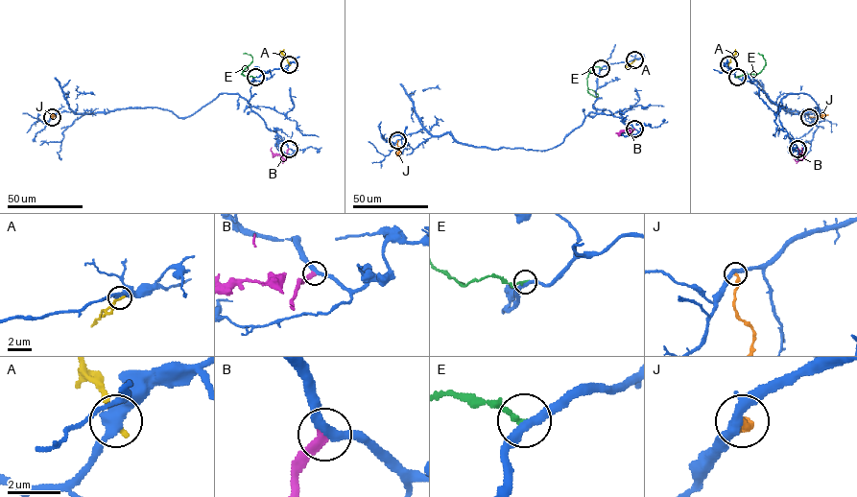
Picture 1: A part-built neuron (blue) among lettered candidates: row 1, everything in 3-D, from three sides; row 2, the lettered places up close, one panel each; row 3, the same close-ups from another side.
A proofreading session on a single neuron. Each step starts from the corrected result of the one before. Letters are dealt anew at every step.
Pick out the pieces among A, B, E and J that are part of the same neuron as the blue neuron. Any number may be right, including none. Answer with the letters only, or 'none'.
B

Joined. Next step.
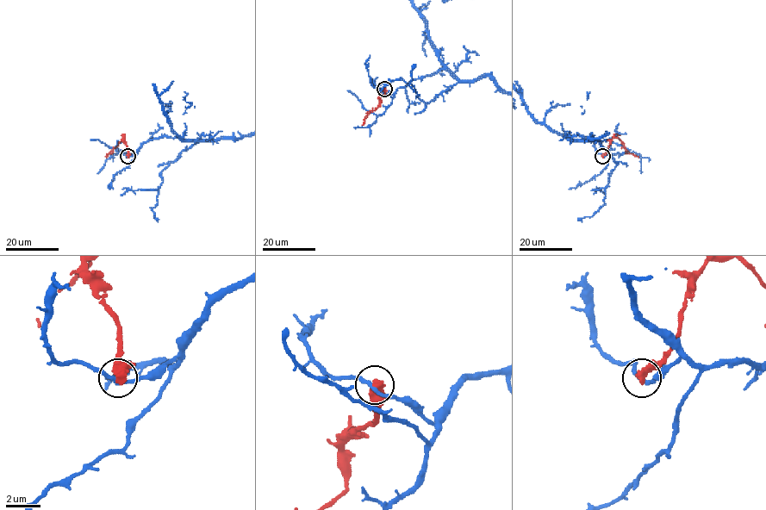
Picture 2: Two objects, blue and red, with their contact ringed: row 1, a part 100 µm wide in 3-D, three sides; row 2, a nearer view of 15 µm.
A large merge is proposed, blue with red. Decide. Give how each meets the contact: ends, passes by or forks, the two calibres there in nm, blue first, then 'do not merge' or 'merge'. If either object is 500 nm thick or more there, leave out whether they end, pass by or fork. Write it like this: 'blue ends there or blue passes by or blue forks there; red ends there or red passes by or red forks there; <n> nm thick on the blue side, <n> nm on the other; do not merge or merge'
240 nm thick on the blue side, 550 nm on the other; do not merge

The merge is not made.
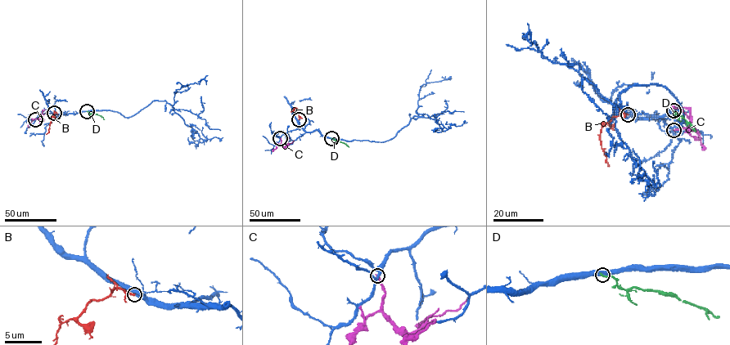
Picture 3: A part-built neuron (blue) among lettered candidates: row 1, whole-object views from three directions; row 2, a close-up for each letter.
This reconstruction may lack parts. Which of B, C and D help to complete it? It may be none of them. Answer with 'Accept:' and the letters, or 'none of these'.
Accept: B

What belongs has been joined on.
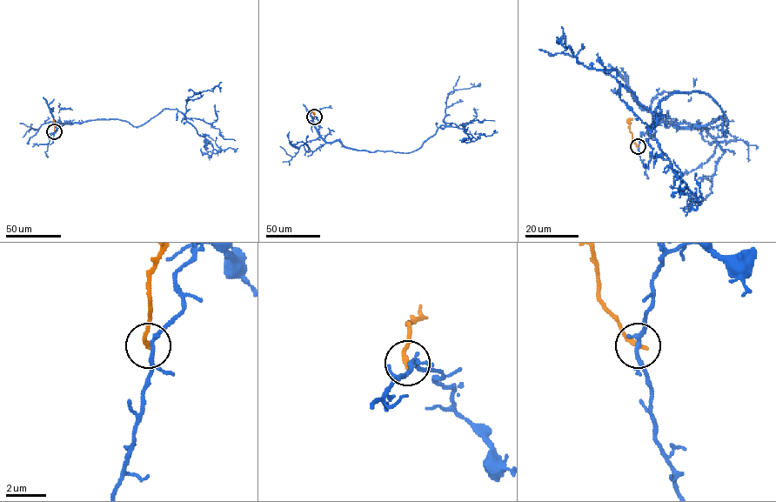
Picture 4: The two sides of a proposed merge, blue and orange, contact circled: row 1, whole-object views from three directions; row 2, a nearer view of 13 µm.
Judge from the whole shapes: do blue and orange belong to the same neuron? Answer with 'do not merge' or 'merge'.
do not merge

